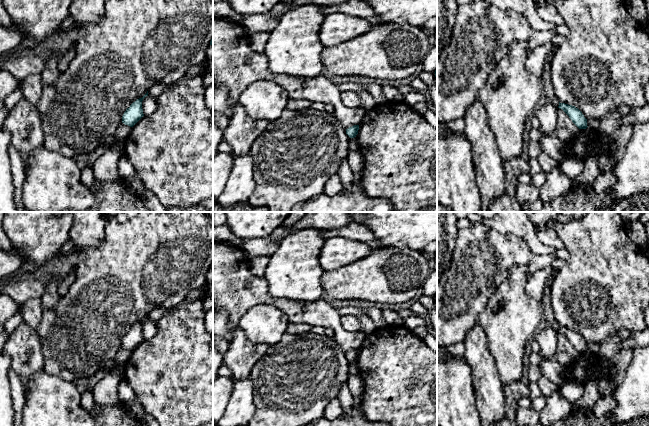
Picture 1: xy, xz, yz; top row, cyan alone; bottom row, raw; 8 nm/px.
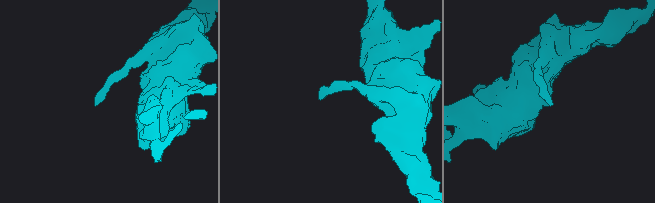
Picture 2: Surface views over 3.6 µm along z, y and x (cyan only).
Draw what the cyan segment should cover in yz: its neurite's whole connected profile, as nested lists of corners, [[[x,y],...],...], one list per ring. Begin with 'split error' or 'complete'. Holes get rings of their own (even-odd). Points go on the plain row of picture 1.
complete; [[[559,326],[558,332],[562,333],[579,353],[586,353],[588,351],[587,343],[575,330]]]

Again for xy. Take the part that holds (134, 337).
complete; [[[148,315],[142,322],[137,323],[126,333],[122,340],[122,347],[133,351],[144,340],[142,325],[146,320],[148,320]]]

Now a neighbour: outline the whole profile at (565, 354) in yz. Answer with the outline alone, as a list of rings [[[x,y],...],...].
[[[558,332],[555,360],[565,368],[575,361],[579,354],[569,340],[562,333]]]

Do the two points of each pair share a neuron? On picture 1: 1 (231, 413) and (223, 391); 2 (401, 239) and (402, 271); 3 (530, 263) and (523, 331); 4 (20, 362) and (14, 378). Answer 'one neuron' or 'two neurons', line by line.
1: two neurons
2: two neurons
3: two neurons
4: two neurons

